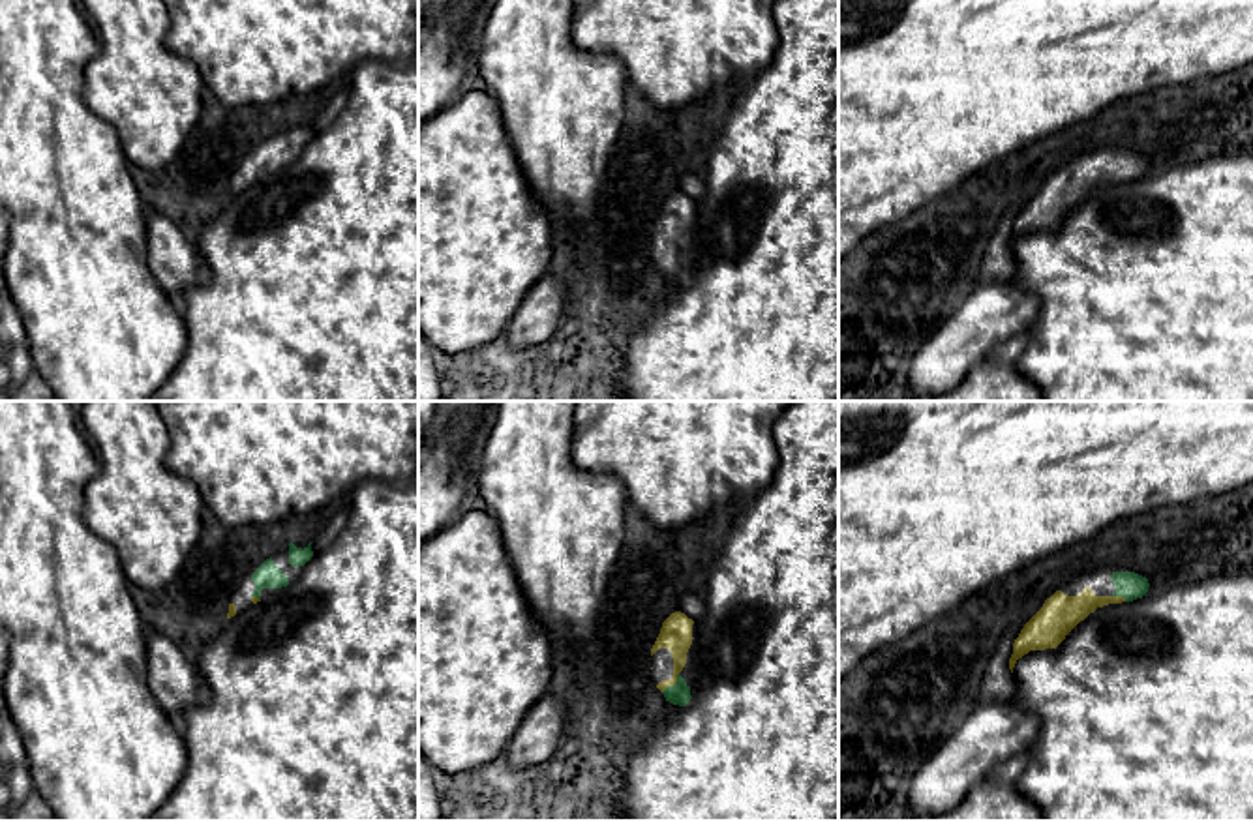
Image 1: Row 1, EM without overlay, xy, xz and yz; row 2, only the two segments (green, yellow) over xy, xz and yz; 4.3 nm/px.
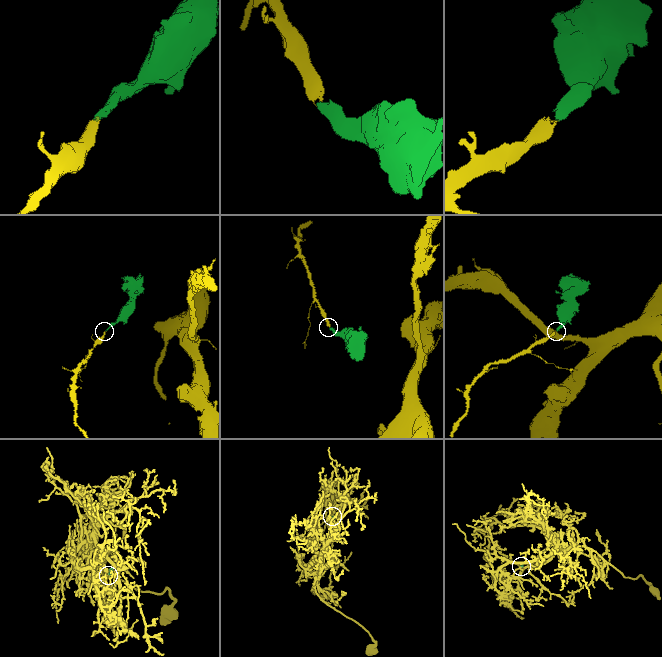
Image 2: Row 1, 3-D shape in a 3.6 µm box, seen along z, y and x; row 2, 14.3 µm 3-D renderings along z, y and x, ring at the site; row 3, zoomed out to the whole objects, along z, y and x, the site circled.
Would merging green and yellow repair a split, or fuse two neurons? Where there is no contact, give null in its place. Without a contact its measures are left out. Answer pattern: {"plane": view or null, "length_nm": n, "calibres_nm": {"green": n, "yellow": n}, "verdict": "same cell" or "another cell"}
{"plane": "xz", "length_nm": 110, "calibres_nm": {"green": 100, "yellow": 140}, "verdict": "same cell"}

